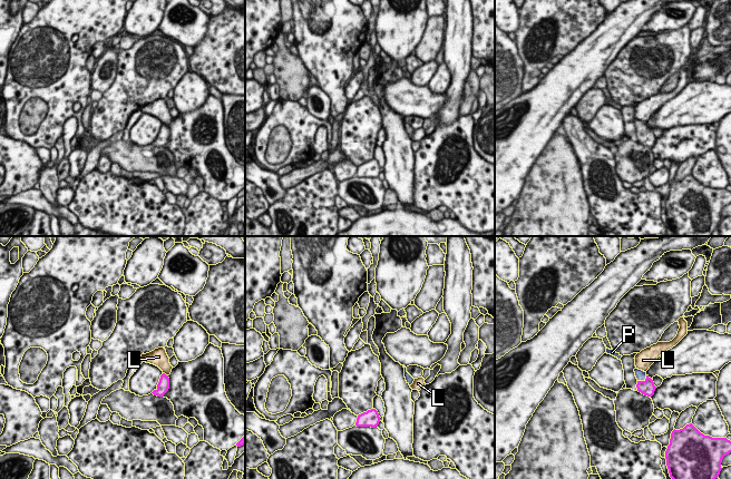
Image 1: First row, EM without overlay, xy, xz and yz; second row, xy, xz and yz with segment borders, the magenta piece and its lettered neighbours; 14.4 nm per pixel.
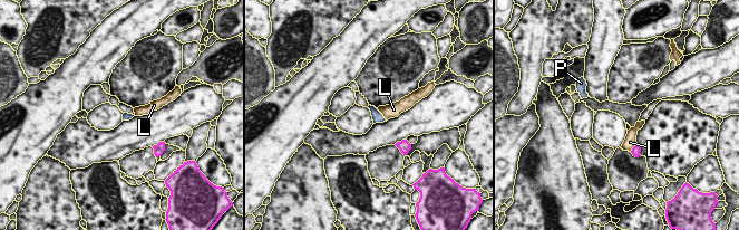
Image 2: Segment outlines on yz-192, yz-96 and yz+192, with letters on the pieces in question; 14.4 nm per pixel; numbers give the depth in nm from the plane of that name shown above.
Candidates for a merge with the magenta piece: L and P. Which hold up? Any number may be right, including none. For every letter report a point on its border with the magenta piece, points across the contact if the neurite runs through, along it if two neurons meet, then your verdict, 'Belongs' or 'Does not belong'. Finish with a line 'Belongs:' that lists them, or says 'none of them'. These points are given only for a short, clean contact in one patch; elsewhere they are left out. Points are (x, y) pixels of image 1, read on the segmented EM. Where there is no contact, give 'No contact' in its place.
L: Touches magenta at xy (164, 373). Boundary: xy (163, 372), (167, 375). Does not belong
P: Touches magenta at yz (642, 381). Path across: yz (646, 388), (642, 381), (641, 375). Belongs
Belongs: P.

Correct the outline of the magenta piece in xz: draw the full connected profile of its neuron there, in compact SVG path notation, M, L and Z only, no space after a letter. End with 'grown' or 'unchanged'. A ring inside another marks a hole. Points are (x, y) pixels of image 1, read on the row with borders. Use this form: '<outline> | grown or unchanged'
M376 409L368 410L358 416L355 426L357 427L378 427L380 422L379 413Z | unchanged

